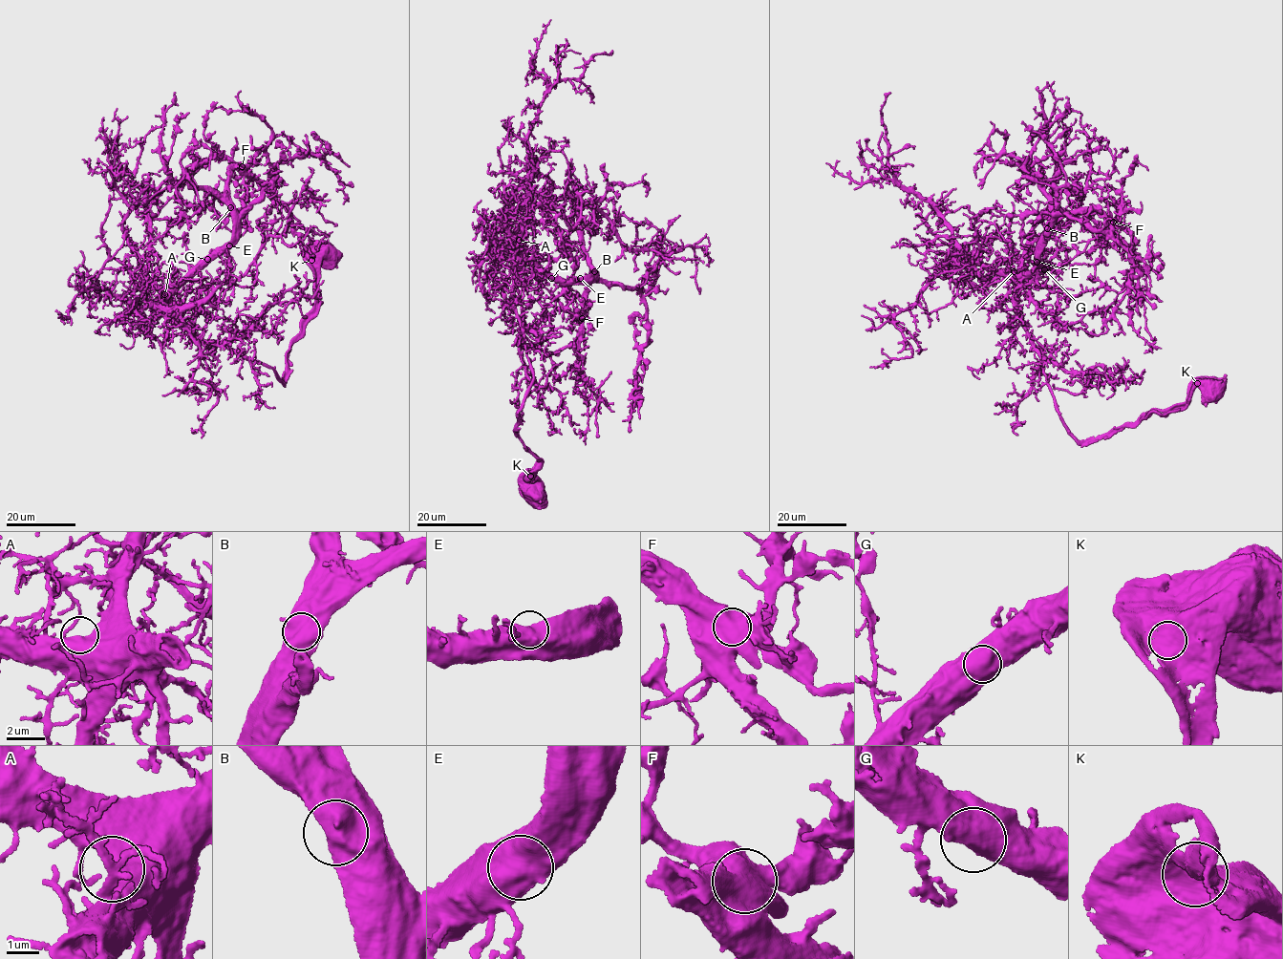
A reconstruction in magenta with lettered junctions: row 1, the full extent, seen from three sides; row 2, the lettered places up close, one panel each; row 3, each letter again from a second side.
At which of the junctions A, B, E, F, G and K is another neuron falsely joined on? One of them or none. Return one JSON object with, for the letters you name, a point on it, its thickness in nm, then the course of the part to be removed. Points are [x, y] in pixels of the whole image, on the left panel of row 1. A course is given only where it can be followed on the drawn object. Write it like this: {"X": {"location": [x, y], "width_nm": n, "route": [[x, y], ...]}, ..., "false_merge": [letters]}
{"false_merge": []}

